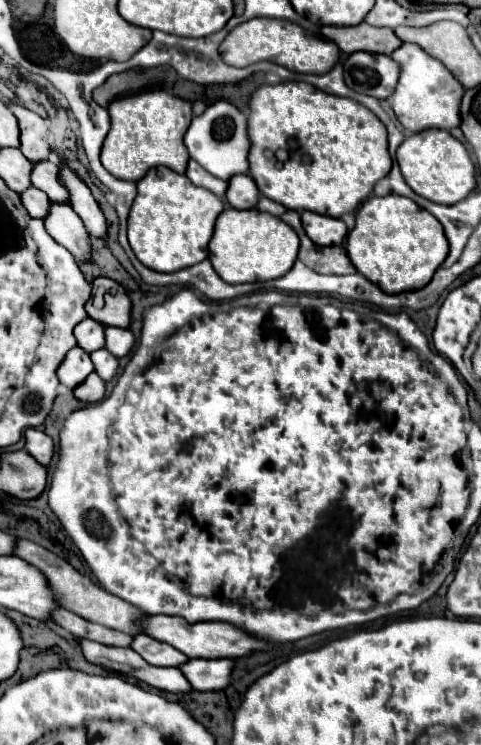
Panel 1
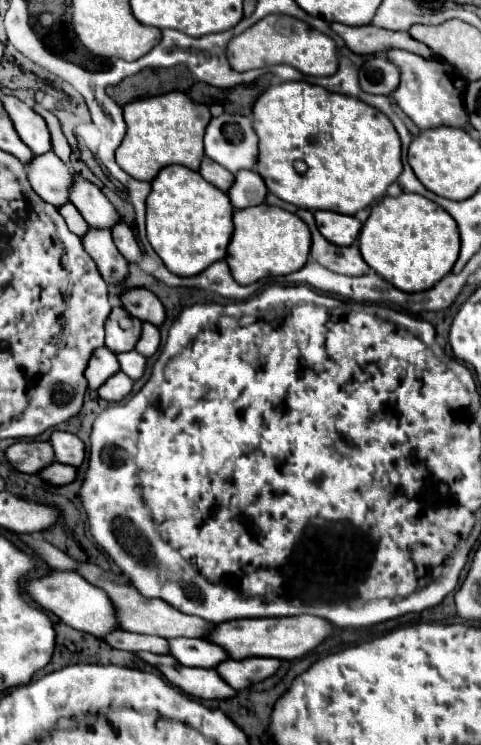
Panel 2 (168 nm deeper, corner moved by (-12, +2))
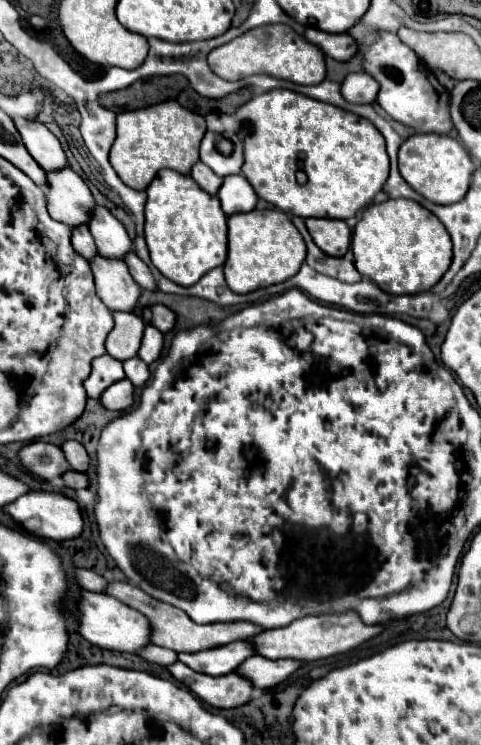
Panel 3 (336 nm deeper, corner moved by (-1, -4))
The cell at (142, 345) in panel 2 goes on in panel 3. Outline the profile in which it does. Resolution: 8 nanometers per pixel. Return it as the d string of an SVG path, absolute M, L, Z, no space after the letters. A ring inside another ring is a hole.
M147 325L137 357L143 359L145 363L153 363L159 357L161 349L163 349L163 333L159 333L155 327Z

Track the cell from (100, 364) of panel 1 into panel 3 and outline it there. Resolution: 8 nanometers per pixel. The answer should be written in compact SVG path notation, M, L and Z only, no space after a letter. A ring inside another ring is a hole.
M131 357L131 359L123 361L123 369L125 369L125 377L135 387L143 387L147 383L147 379L149 379L149 367L139 357Z

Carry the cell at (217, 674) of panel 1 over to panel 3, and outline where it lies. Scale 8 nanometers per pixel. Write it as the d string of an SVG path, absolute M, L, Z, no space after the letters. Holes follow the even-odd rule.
M253 655L253 657L245 659L235 669L235 673L243 675L247 681L251 681L251 685L255 689L269 689L269 687L281 683L283 679L287 679L297 667L301 667L301 661L293 661L293 659L269 661L265 657Z

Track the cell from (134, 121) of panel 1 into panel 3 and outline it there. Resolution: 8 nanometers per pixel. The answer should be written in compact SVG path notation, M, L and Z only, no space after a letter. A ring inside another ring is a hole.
M163 101L145 109L125 111L117 115L117 139L111 147L111 165L119 179L131 189L147 189L159 169L189 173L199 161L199 143L205 135L205 119L187 111L177 101Z

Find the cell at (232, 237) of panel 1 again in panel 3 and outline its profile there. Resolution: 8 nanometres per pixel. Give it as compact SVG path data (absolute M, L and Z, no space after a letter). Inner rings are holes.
M253 209L249 213L237 213L227 219L227 227L229 253L225 261L225 281L231 291L249 293L259 287L283 283L299 271L305 259L305 243L301 233L293 227L291 219L283 211Z

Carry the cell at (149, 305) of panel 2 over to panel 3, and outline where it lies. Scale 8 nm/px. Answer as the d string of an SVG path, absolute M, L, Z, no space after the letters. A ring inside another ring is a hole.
M165 305L145 307L143 313L141 313L141 317L143 317L143 321L145 321L147 325L153 325L153 327L157 327L157 329L163 331L163 333L171 331L173 325L175 325L175 315L173 315L173 311L167 309Z

